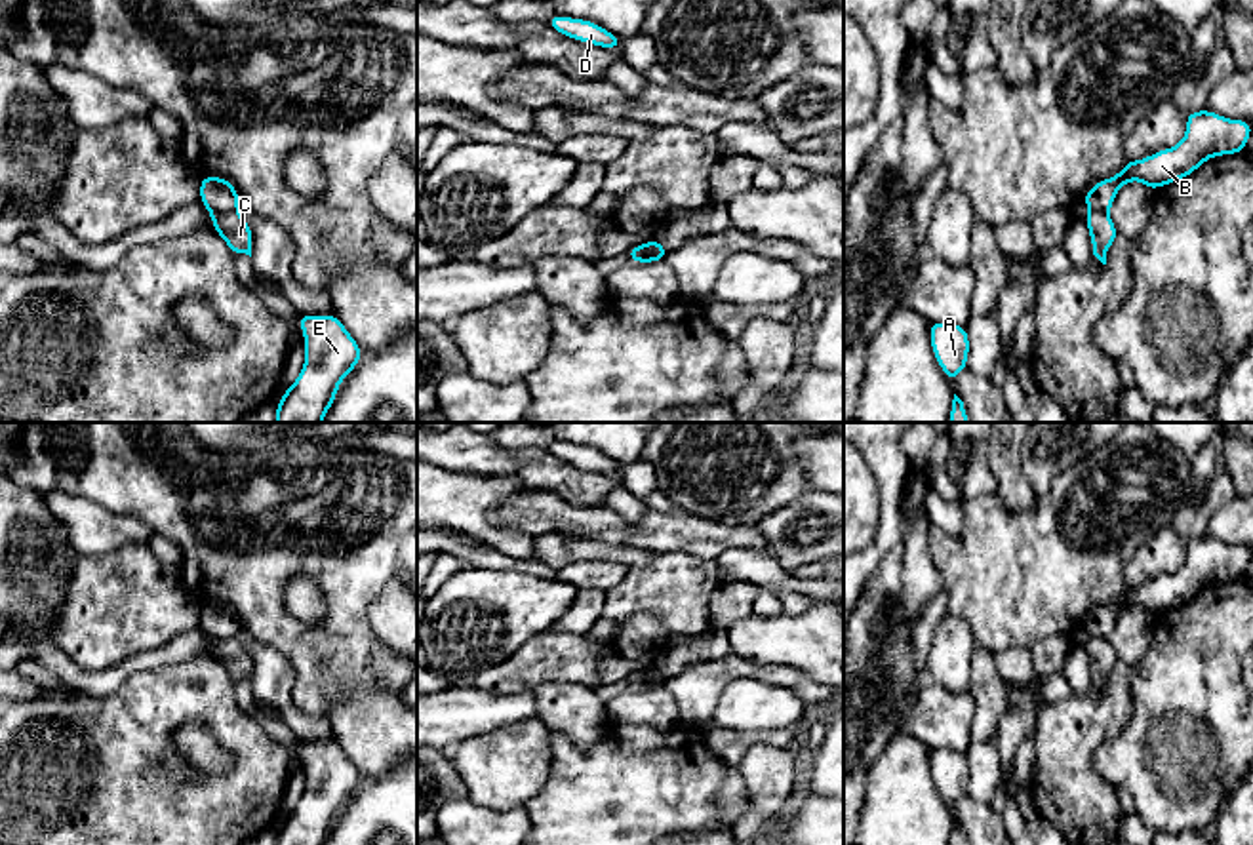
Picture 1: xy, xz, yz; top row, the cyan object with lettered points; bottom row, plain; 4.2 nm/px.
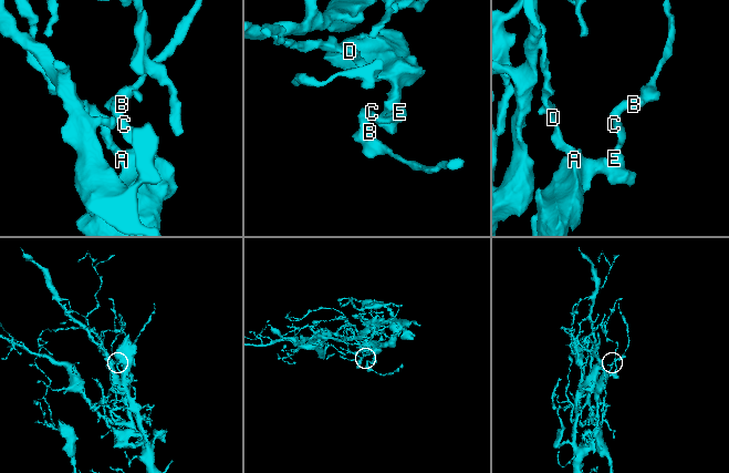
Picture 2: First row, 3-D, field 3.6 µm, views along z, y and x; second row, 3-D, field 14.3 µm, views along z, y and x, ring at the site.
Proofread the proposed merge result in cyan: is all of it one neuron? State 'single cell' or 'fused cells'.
fused cells

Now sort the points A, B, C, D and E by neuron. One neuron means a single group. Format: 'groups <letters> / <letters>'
groups A C D E / B

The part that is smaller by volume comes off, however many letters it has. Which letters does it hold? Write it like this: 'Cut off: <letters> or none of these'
Cut off: B

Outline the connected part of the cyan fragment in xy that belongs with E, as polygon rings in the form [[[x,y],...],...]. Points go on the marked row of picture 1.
[[[299,314],[305,364],[276,405],[274,422],[322,422],[339,383],[350,375],[364,352],[335,314]]]

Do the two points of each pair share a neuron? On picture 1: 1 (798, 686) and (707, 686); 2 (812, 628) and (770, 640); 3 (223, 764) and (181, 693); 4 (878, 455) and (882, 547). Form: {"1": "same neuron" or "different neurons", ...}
{"1": "same neuron", "2": "same neuron", "3": "different neurons", "4": "same neuron"}

